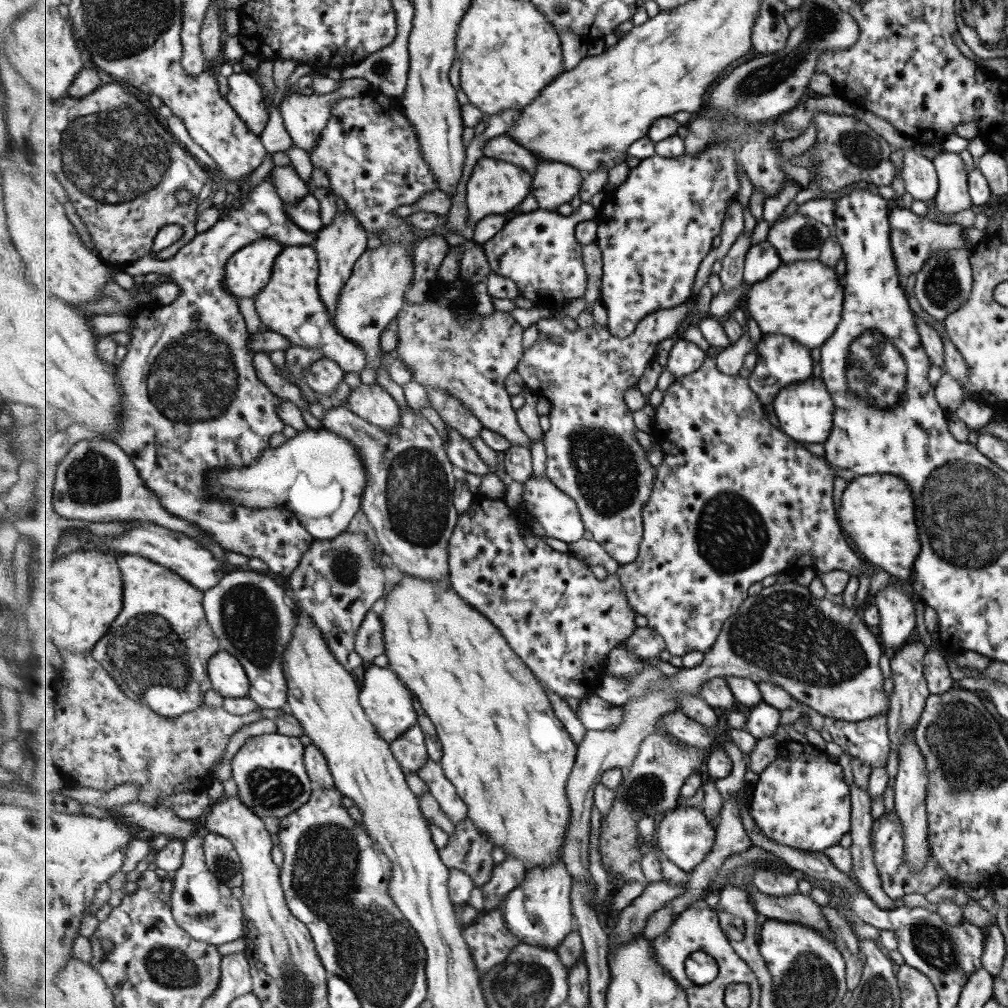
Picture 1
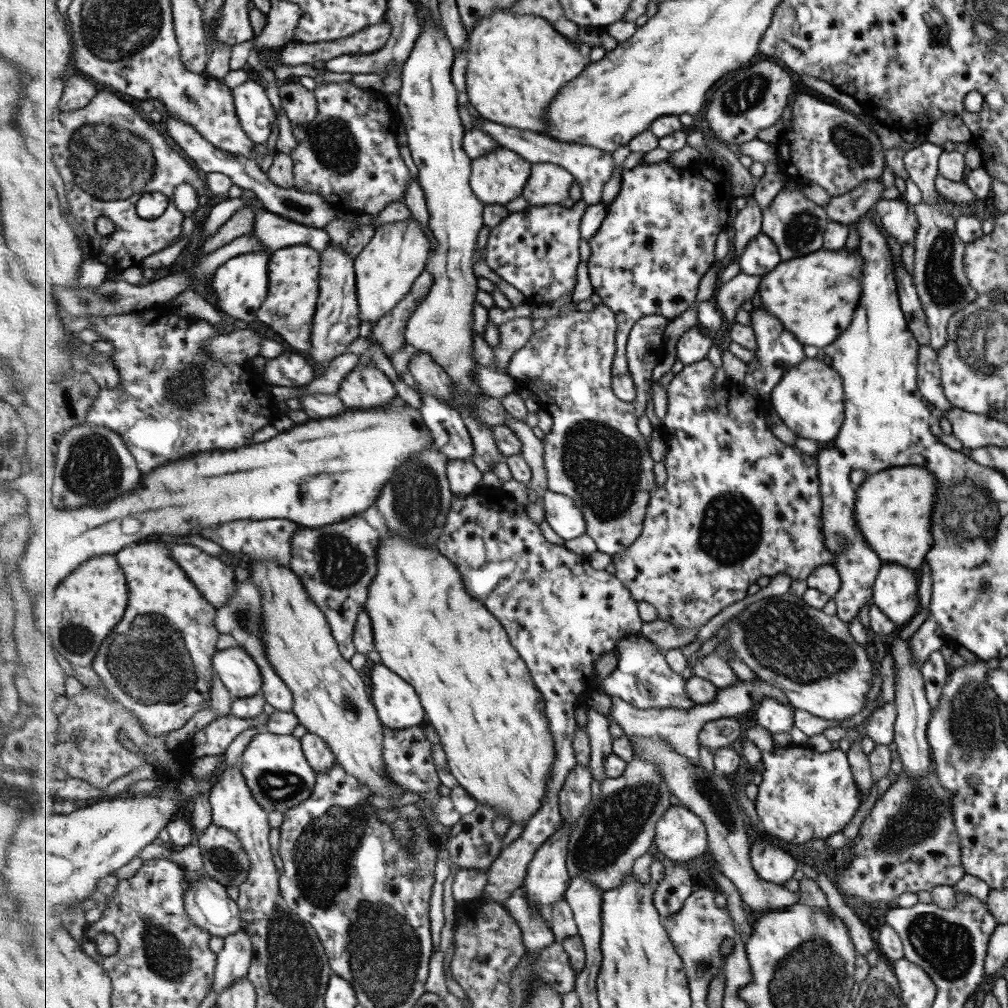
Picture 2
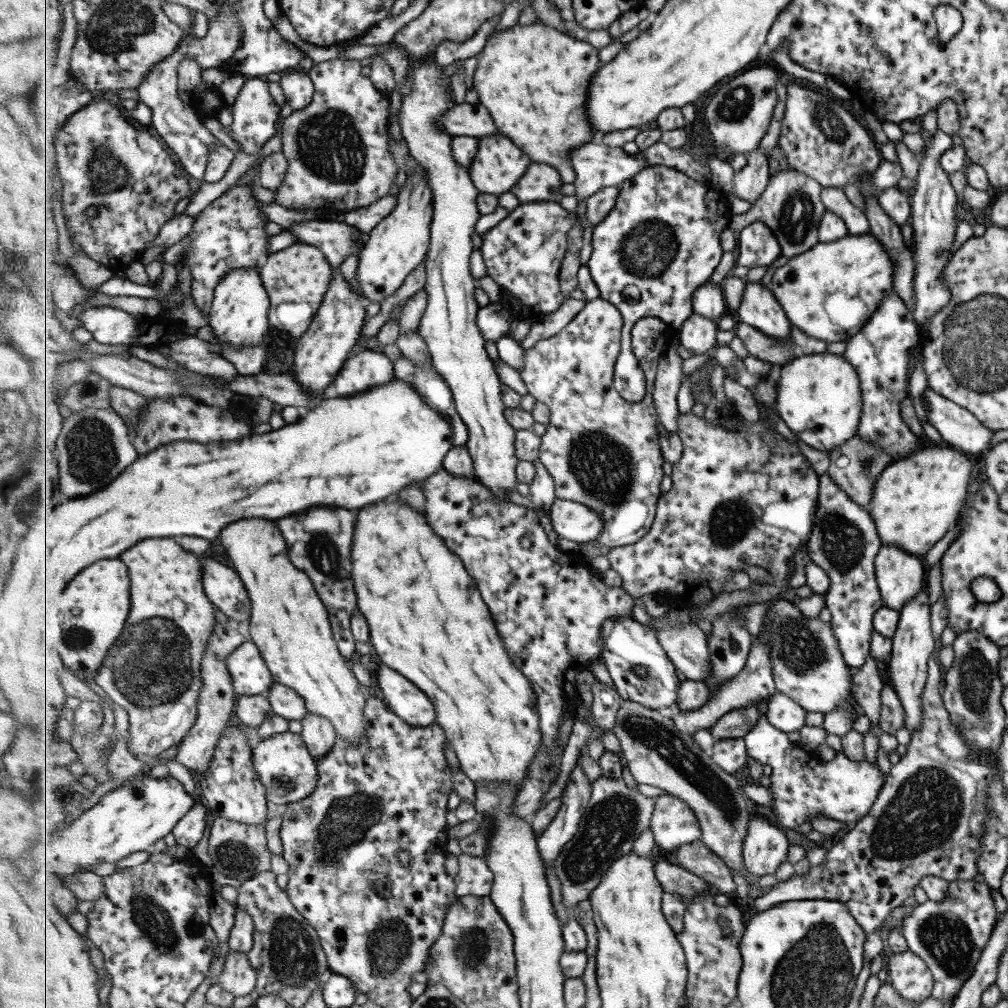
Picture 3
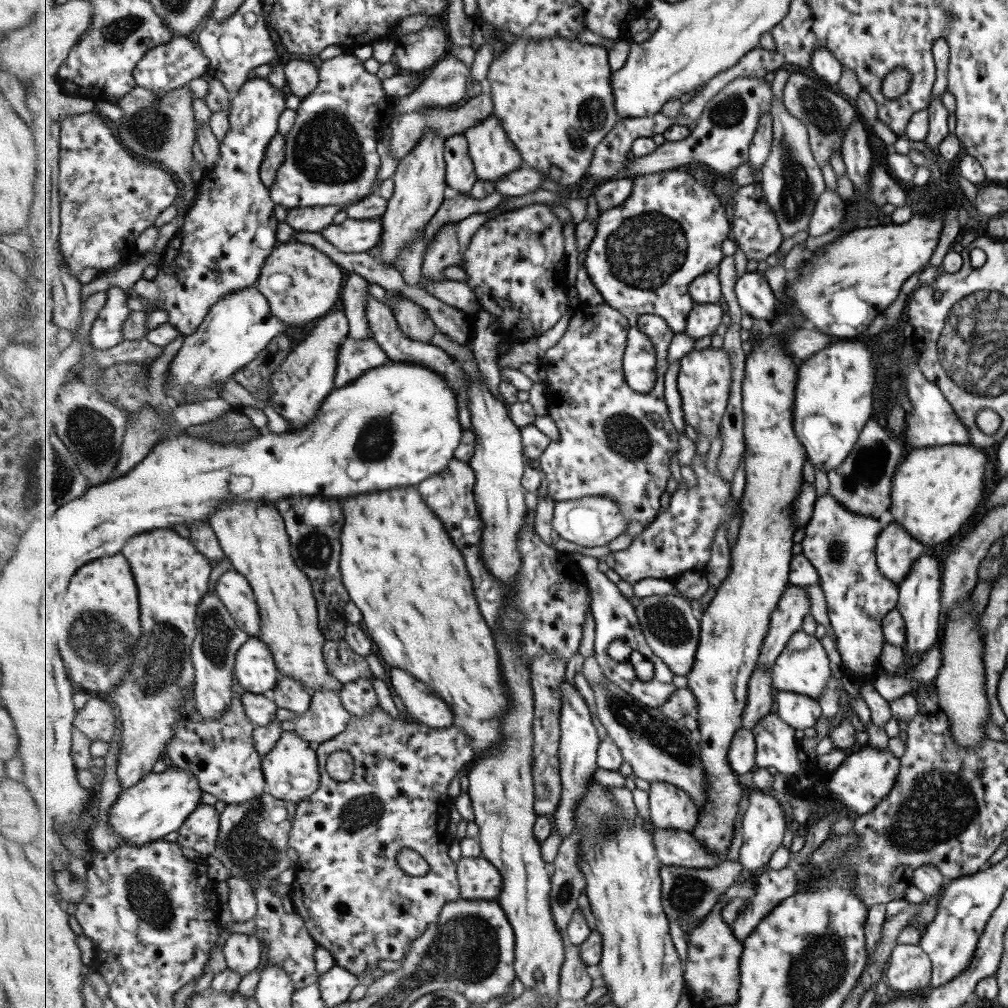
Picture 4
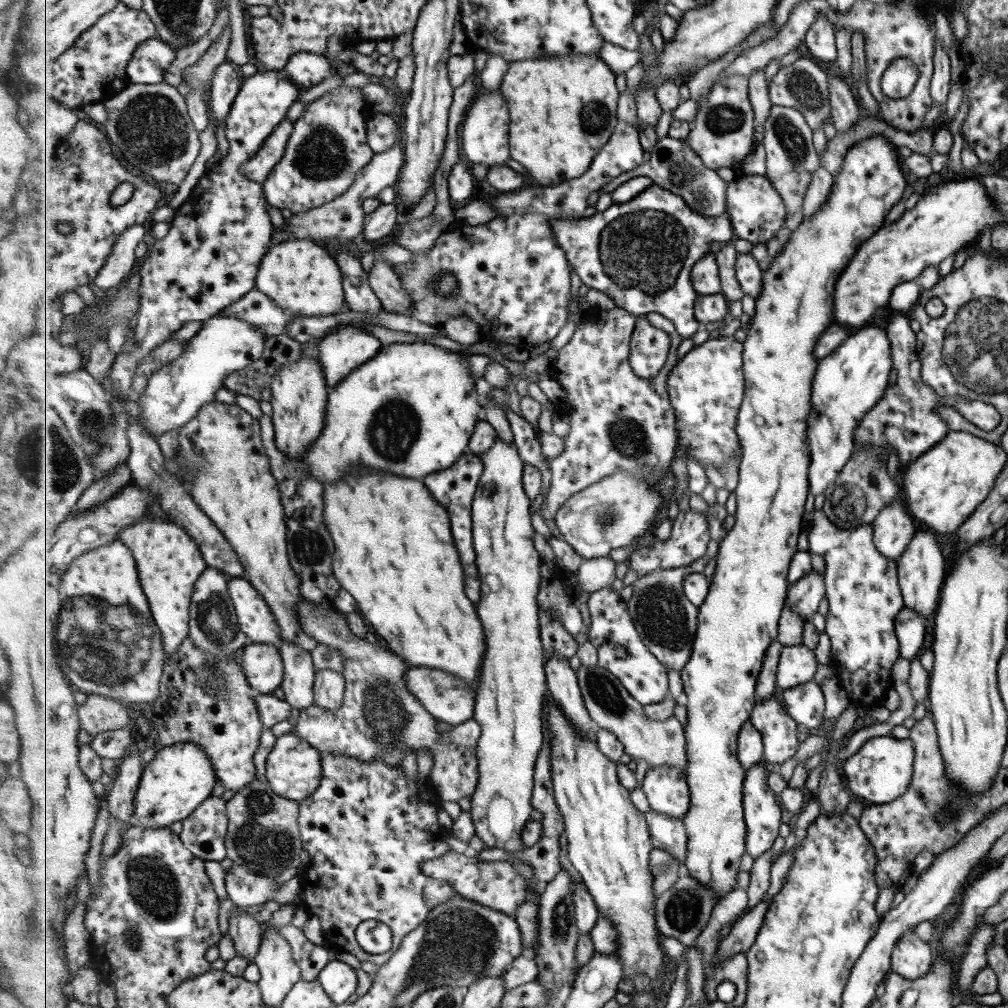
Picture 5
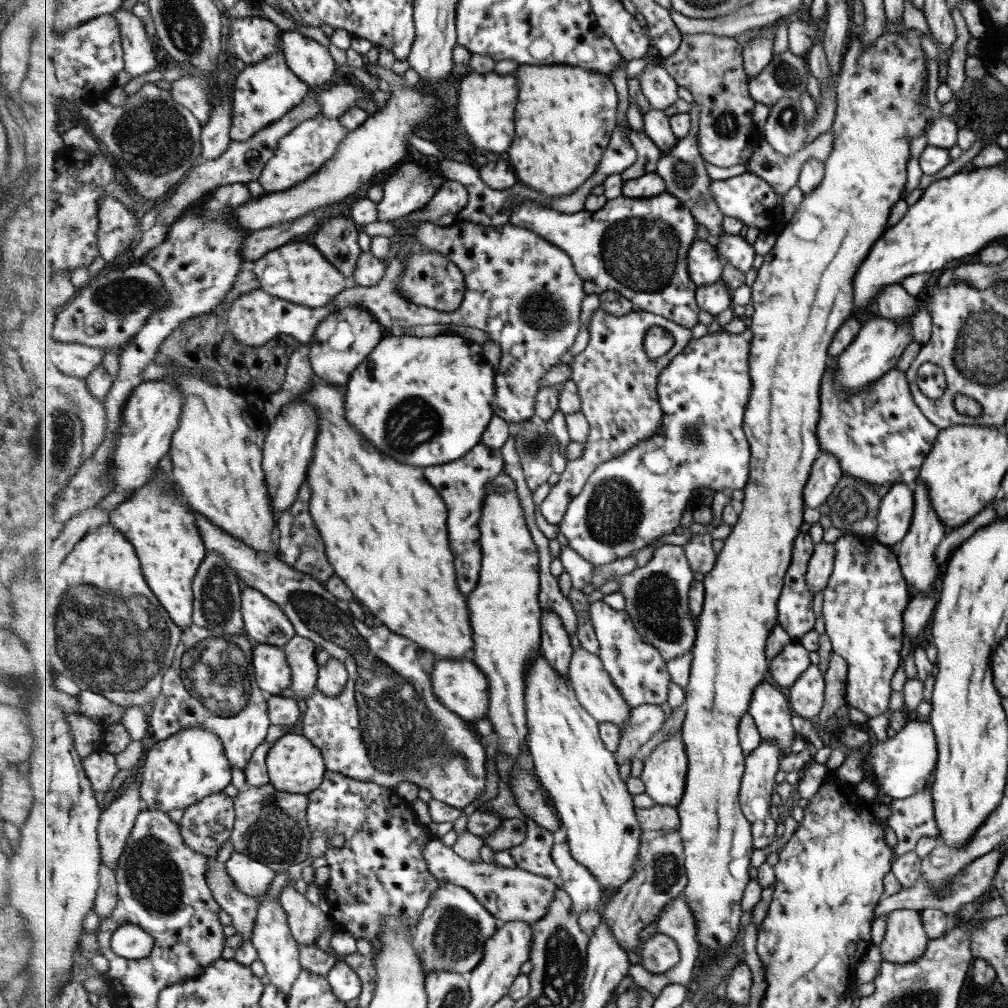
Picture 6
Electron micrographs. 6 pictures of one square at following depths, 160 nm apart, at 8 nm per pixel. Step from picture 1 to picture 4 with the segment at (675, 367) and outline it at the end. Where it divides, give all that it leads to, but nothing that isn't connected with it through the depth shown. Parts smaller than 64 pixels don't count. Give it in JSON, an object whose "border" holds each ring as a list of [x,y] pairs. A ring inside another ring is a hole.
{"border":[[[699,304],[691,311],[688,318],[686,332],[689,336],[703,338],[703,336],[712,336],[715,330],[721,326],[723,322],[723,308],[721,304]]]}

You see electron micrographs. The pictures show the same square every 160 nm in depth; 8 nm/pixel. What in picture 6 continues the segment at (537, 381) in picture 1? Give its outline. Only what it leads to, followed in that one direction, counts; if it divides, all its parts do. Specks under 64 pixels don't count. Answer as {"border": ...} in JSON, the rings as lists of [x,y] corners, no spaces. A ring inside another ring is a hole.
{"border":[[[598,308],[593,312],[590,320],[590,336],[588,344],[568,364],[571,367],[573,379],[580,390],[583,403],[582,414],[589,422],[589,435],[586,439],[586,449],[581,458],[569,460],[566,463],[566,469],[560,474],[556,485],[550,488],[550,492],[540,504],[542,516],[551,525],[559,525],[566,516],[566,511],[575,497],[581,494],[595,469],[604,462],[611,461],[615,457],[622,455],[626,450],[633,449],[638,442],[653,440],[657,433],[662,433],[663,423],[666,411],[663,410],[661,399],[658,393],[659,377],[662,370],[666,369],[675,357],[683,353],[692,342],[693,330],[686,326],[681,326],[664,316],[653,314],[647,311],[634,310],[625,316],[613,316]],[[652,328],[663,328],[674,336],[675,346],[669,350],[665,356],[652,359],[647,354],[646,336]]]}

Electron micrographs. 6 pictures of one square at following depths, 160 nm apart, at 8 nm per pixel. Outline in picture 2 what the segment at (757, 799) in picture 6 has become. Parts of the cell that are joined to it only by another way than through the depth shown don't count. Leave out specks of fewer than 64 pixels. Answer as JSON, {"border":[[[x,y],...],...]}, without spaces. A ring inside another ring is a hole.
{"border":[[[763,838],[751,845],[750,855],[759,876],[778,885],[789,882],[799,866],[787,849]]]}

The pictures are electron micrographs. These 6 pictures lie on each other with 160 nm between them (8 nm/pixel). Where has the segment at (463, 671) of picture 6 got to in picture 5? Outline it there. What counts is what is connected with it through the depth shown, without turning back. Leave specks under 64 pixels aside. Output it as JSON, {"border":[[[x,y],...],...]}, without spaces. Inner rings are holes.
{"border":[[[412,667],[406,672],[407,688],[446,727],[457,727],[474,719],[477,692],[456,674],[441,669]]]}

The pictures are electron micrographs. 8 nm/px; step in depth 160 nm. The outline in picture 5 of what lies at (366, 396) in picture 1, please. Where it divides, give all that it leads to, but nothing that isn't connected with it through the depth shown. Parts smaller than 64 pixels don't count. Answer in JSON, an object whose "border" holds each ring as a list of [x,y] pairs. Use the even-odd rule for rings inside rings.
{"border":[[[339,325],[320,343],[318,358],[325,370],[326,383],[333,389],[355,369],[378,357],[385,345],[381,340],[355,325]]]}

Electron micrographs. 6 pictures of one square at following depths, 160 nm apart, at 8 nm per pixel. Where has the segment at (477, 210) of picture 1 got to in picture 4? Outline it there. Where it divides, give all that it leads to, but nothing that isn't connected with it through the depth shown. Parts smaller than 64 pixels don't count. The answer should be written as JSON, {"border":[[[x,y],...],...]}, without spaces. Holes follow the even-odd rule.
{"border":[[[494,112],[468,128],[464,135],[470,143],[470,155],[474,159],[478,180],[496,184],[523,166],[522,154]]]}

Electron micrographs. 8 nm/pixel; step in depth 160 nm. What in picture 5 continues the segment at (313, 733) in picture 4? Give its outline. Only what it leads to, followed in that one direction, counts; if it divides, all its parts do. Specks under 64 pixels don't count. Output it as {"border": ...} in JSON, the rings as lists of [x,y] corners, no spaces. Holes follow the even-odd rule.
{"border":[[[323,669],[316,674],[314,685],[315,706],[335,712],[343,708],[346,695],[346,678],[336,670]]]}

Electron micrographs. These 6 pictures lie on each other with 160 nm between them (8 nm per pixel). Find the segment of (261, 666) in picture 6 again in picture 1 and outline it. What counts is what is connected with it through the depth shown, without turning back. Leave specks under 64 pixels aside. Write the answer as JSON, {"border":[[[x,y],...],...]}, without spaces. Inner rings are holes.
{"border":[[[220,650],[208,666],[213,690],[222,698],[246,698],[251,691],[251,681],[243,663],[229,651]]]}

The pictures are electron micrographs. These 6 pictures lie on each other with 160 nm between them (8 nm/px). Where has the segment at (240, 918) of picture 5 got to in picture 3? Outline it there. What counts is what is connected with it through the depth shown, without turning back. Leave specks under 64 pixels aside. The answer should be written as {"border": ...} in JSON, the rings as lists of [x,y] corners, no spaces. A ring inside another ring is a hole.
{"border":[[[229,952],[223,968],[217,981],[222,984],[225,990],[233,993],[236,997],[249,995],[253,990],[256,990],[258,979],[249,954]]]}

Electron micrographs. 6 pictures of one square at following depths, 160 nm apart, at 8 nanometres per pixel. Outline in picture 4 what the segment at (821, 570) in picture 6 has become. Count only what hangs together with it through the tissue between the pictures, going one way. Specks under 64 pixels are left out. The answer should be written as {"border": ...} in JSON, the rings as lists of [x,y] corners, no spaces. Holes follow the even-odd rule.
{"border":[[[791,585],[771,617],[771,626],[760,654],[758,667],[772,670],[791,637],[798,630],[802,630],[803,618],[809,611],[810,602],[806,590],[799,585]]]}

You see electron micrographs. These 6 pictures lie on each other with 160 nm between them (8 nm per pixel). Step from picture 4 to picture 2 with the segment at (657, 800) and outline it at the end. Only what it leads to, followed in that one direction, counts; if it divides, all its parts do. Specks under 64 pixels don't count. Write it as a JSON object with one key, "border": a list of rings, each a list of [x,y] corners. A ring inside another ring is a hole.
{"border":[[[683,804],[671,805],[657,822],[655,842],[665,857],[682,864],[710,849],[706,824]]]}

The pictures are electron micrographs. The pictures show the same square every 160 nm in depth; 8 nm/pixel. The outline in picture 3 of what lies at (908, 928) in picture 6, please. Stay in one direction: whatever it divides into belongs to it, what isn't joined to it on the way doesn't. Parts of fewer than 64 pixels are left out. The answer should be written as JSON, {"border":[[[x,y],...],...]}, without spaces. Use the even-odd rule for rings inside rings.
{"border":[[[911,951],[891,953],[885,967],[895,992],[911,1002],[922,1003],[932,991],[932,976],[923,960]]]}

